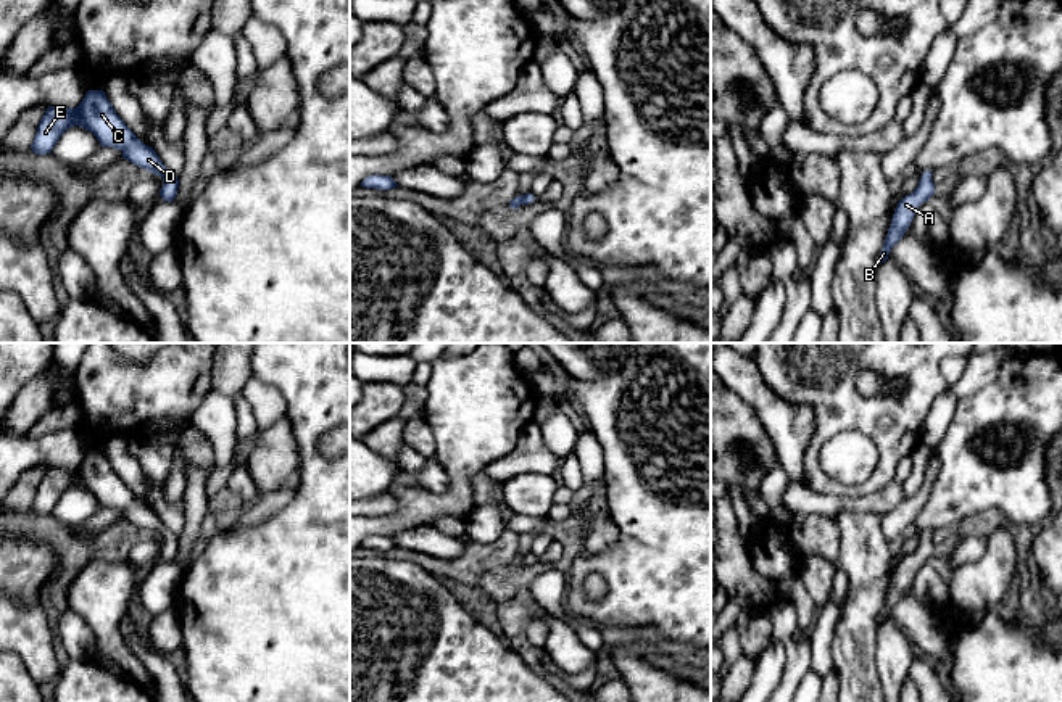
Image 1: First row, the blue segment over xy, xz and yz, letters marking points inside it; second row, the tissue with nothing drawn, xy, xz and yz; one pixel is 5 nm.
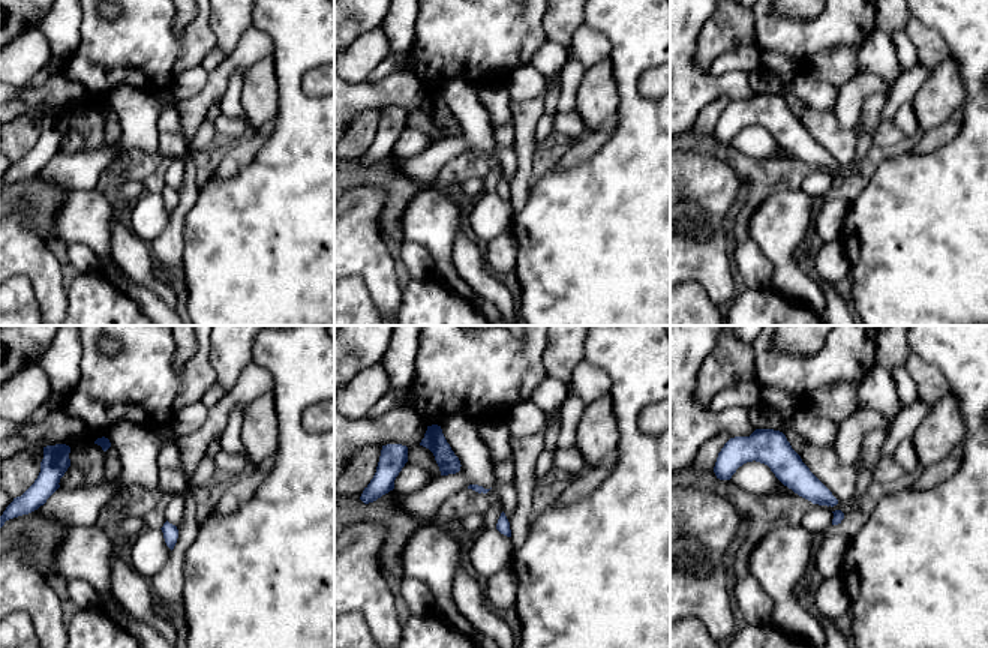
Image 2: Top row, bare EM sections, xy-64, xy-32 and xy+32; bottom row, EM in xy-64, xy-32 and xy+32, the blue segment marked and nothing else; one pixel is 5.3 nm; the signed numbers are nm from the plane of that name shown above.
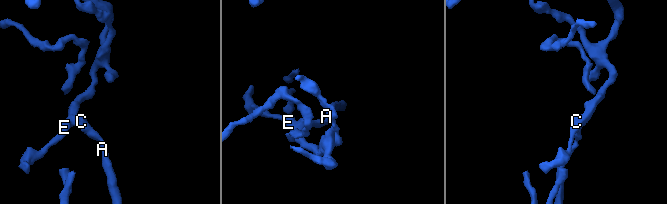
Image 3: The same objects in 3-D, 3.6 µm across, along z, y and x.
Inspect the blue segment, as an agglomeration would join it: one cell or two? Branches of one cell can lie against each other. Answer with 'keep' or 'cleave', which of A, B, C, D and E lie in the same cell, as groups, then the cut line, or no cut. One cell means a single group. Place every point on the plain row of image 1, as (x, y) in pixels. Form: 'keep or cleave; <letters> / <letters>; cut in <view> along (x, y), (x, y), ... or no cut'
keep; A B C D E; no cut

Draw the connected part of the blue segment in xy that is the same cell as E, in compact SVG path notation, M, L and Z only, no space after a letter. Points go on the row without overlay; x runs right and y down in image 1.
M89 451L76 469L48 467L39 483L31 506L32 512L35 515L52 514L58 499L74 486L92 493L102 507L121 510L122 518L132 525L161 536L160 557L164 562L174 562L179 547L177 538L163 525L155 510L140 502L116 475L103 451Z

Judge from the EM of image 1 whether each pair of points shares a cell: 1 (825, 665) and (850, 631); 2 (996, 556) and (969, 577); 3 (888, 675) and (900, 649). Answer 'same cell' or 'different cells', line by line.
1: different cells
2: same cell
3: same cell

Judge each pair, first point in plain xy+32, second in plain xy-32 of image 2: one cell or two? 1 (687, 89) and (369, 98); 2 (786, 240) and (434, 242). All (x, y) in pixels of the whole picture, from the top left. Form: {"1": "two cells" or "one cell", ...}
{"1": "one cell", "2": "one cell"}

